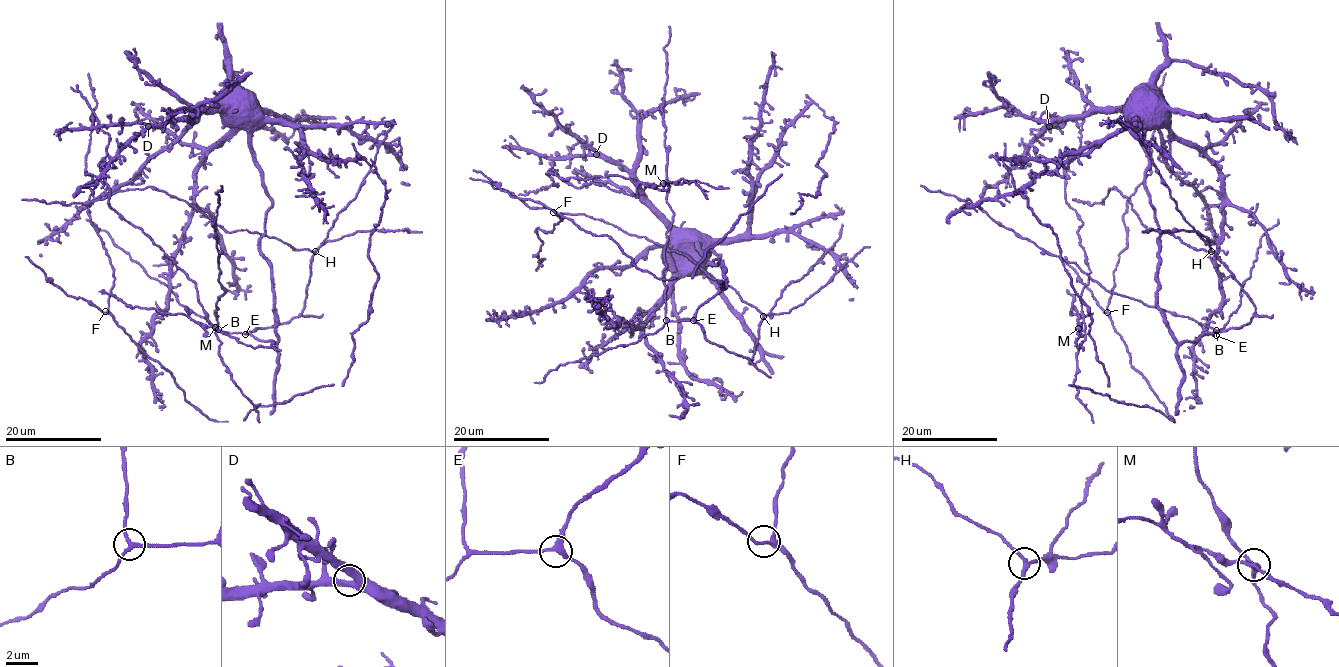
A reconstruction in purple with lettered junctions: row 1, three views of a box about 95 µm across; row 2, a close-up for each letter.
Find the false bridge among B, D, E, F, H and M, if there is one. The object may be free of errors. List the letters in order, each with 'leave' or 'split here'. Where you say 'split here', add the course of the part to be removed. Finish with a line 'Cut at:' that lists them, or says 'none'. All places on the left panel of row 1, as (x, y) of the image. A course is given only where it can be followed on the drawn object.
B: leave
D: leave
E: leave
F: leave
H: leave
M: split here | (215, 327), (198, 323), (186, 315), (131, 307), (99, 291)
Cut at: M

